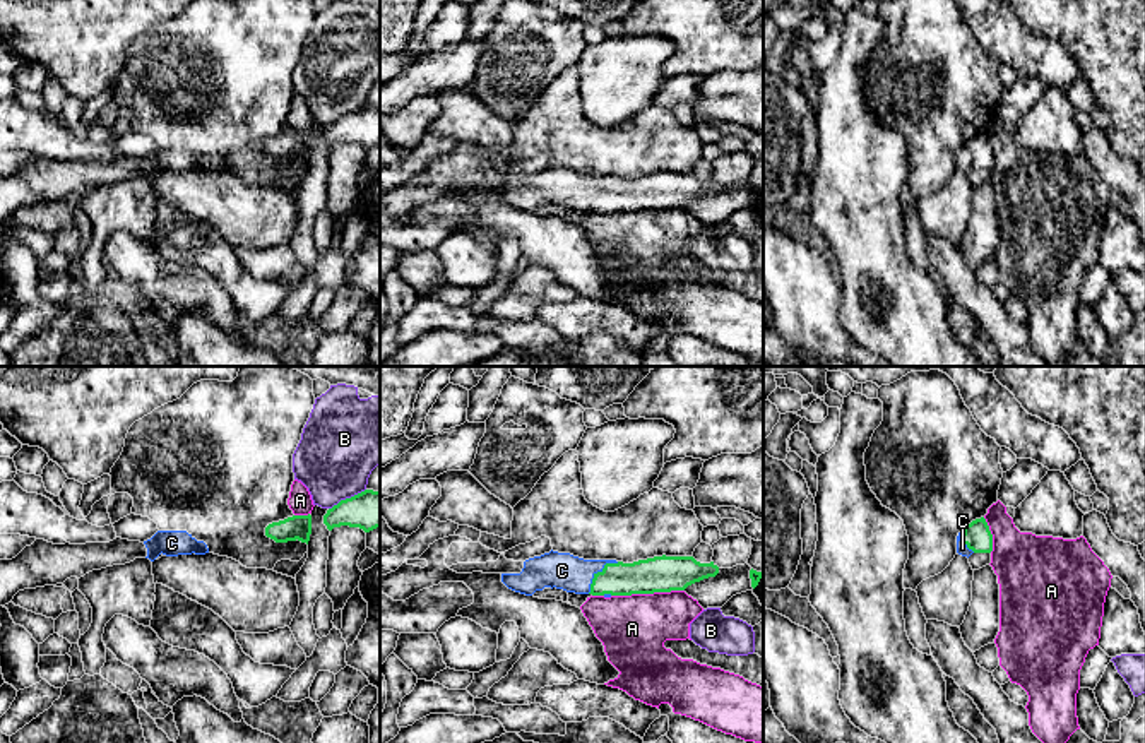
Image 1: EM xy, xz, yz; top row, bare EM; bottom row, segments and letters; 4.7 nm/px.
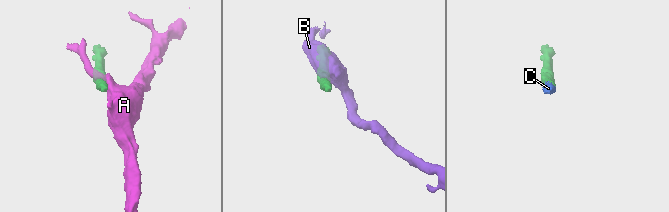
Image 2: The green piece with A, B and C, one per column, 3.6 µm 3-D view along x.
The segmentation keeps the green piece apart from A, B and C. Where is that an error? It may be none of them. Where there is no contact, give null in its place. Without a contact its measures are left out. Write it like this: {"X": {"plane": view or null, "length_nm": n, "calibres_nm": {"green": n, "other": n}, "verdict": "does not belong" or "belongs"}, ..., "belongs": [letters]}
{"A": {"plane": "xz", "length_nm": 340, "calibres_nm": {"green": 180, "other": 320}, "verdict": "does not belong"}, "B": {"plane": "xy", "length_nm": 200, "calibres_nm": {"green": 180, "other": 380}, "verdict": "does not belong"}, "C": {"plane": "xz", "length_nm": 220, "calibres_nm": {"green": 160, "other": 170}, "verdict": "belongs"}, "belongs": ["C"]}

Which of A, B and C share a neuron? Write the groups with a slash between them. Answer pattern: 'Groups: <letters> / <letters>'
Groups: A / B / C

